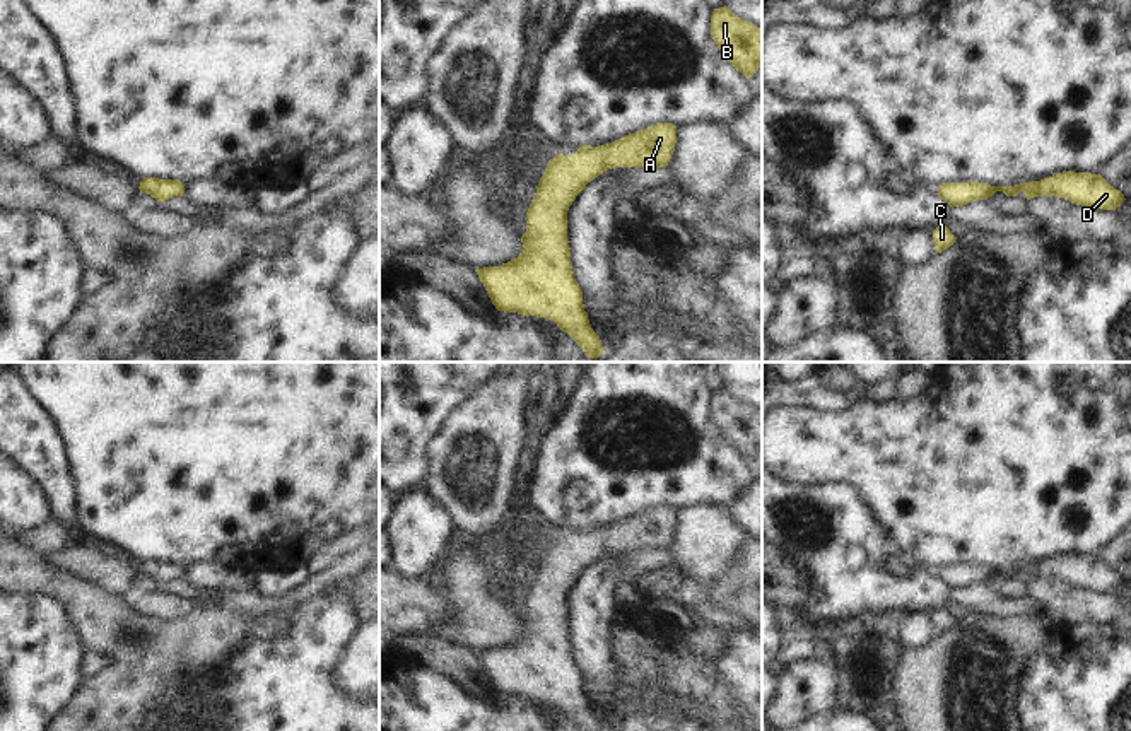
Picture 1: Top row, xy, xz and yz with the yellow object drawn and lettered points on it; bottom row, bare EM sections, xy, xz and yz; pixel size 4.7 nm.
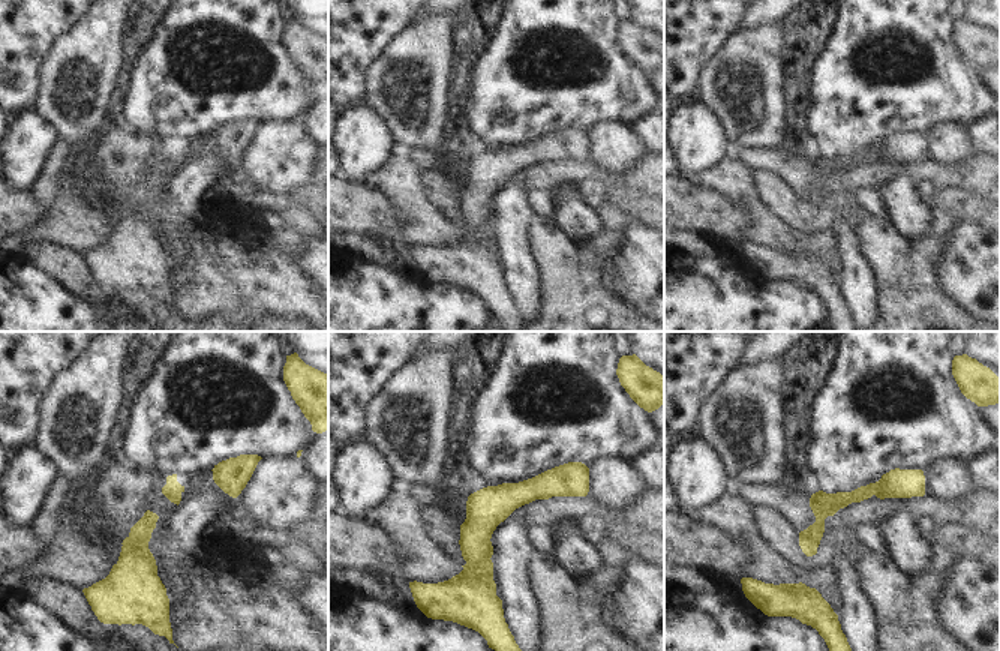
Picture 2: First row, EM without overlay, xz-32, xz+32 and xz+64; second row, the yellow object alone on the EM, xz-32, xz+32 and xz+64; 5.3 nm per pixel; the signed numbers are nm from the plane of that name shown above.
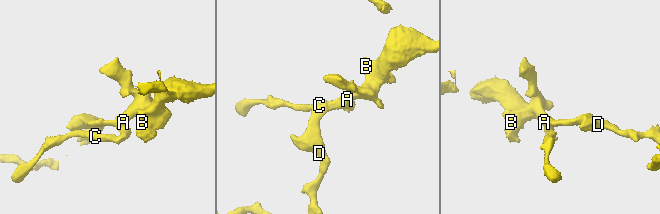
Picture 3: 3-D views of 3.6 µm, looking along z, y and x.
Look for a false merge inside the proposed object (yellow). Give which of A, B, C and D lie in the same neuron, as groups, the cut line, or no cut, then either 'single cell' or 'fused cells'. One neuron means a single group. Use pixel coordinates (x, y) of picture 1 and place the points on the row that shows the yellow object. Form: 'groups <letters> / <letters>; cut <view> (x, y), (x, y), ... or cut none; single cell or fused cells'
groups A B C D; cut none; single cell

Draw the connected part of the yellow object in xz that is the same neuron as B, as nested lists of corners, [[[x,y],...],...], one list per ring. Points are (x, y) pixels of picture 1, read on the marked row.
[[[726,5],[712,12],[711,36],[723,56],[747,79],[762,68],[762,29],[740,19]]]

